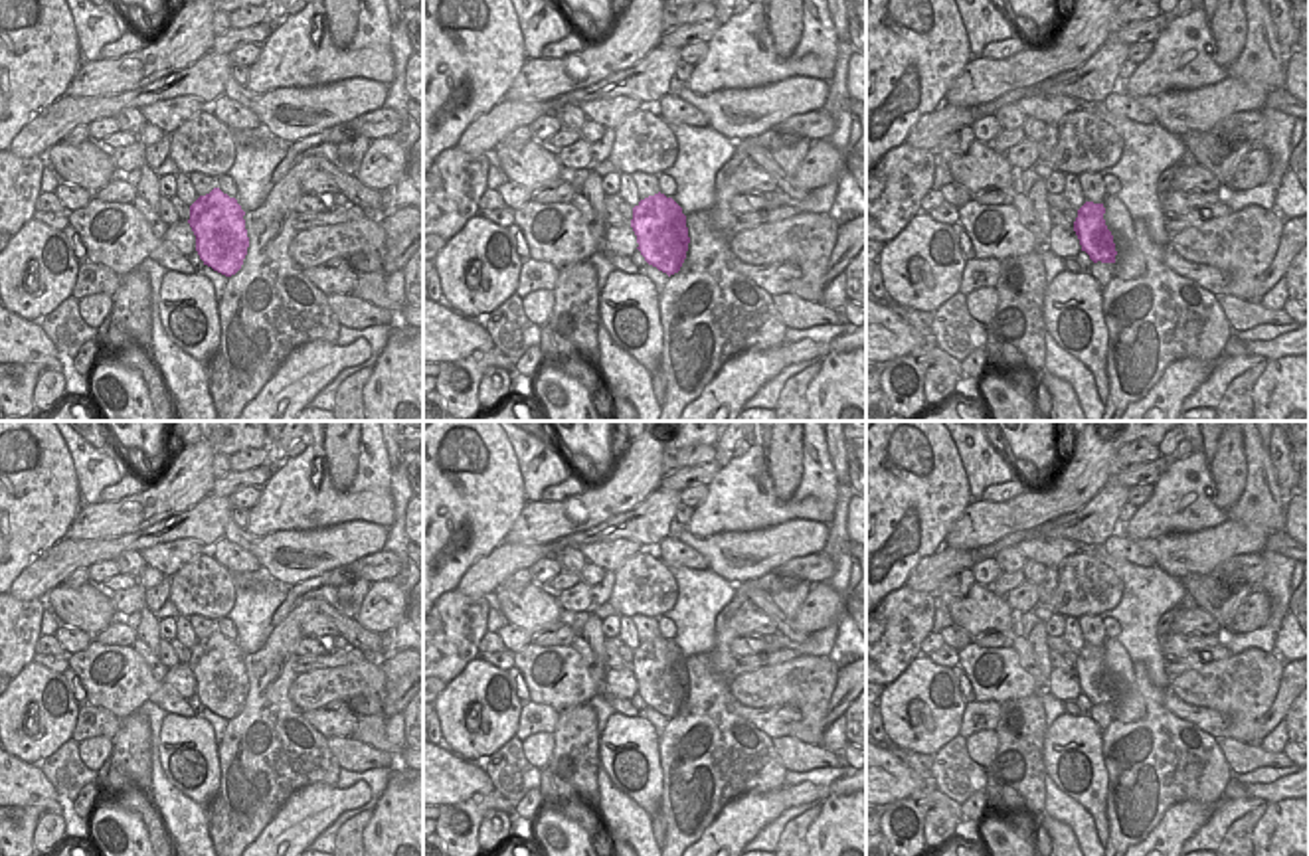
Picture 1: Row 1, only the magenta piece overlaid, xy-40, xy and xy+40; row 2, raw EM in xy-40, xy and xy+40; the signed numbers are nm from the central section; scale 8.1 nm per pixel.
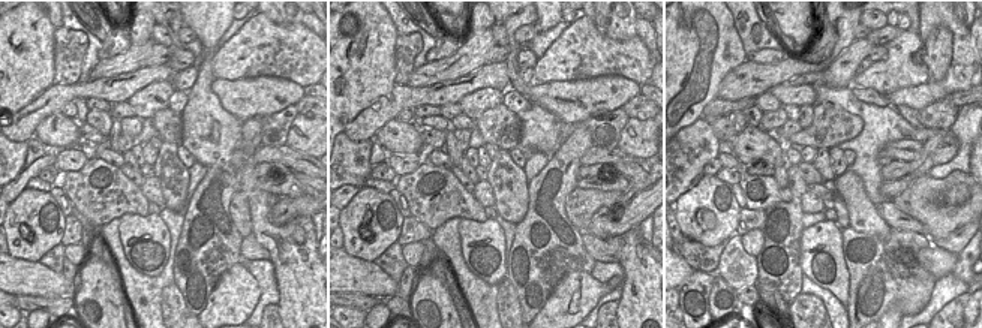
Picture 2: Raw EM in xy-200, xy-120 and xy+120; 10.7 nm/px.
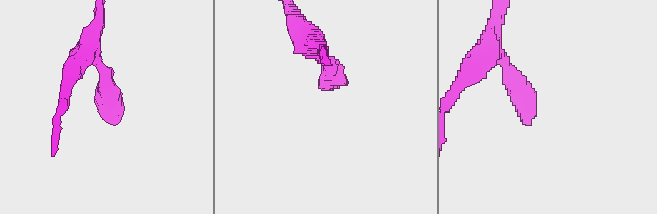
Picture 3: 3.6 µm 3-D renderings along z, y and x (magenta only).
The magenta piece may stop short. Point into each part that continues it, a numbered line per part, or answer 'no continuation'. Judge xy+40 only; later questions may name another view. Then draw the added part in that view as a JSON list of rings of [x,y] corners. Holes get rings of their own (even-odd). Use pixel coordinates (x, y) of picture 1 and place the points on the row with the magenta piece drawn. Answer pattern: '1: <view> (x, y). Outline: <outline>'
no continuation

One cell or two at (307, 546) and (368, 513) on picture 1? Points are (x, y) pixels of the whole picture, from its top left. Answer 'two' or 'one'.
two

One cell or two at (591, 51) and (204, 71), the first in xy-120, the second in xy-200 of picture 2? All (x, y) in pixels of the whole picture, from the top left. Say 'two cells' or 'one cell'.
two cells

